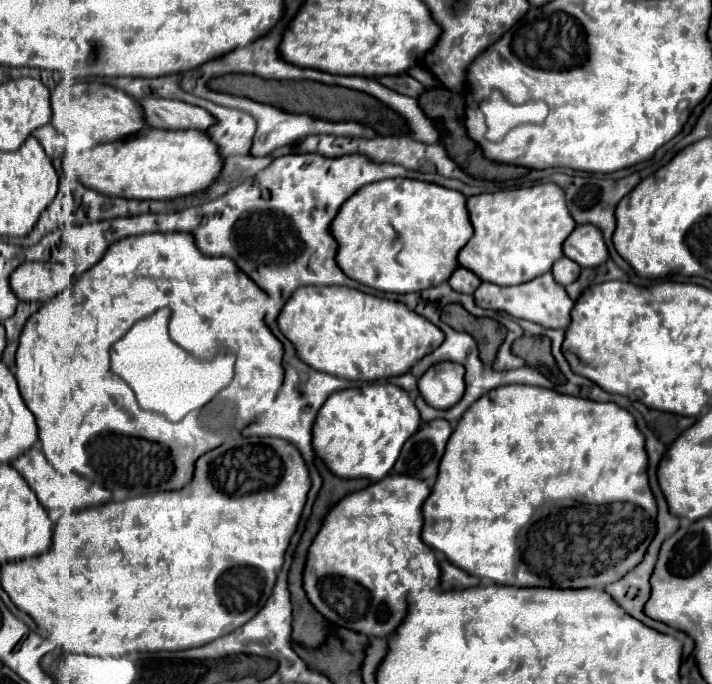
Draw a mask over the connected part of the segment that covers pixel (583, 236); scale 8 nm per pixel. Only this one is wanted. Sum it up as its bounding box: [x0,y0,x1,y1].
[563,224,609,268]

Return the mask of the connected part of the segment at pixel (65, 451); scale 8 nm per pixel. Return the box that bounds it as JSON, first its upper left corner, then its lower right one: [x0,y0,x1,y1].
[17,232,283,500]

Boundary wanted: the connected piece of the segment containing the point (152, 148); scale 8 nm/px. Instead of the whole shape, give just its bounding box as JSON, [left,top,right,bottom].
[75,128,223,200]

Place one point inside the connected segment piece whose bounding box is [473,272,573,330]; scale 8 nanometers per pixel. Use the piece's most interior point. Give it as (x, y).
(543, 301)

